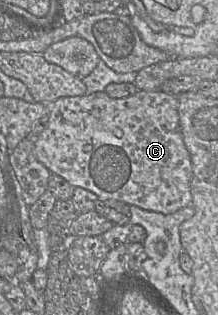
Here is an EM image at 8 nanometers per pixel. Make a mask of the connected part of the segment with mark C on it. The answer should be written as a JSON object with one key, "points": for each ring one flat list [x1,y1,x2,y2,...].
{"points":[[138,90,126,98,112,98,105,91,83,96,62,97,49,105,47,127,34,143,35,155,51,174,57,174,73,187,147,211,172,214,192,202,192,162,184,144,176,95,162,90]]}

